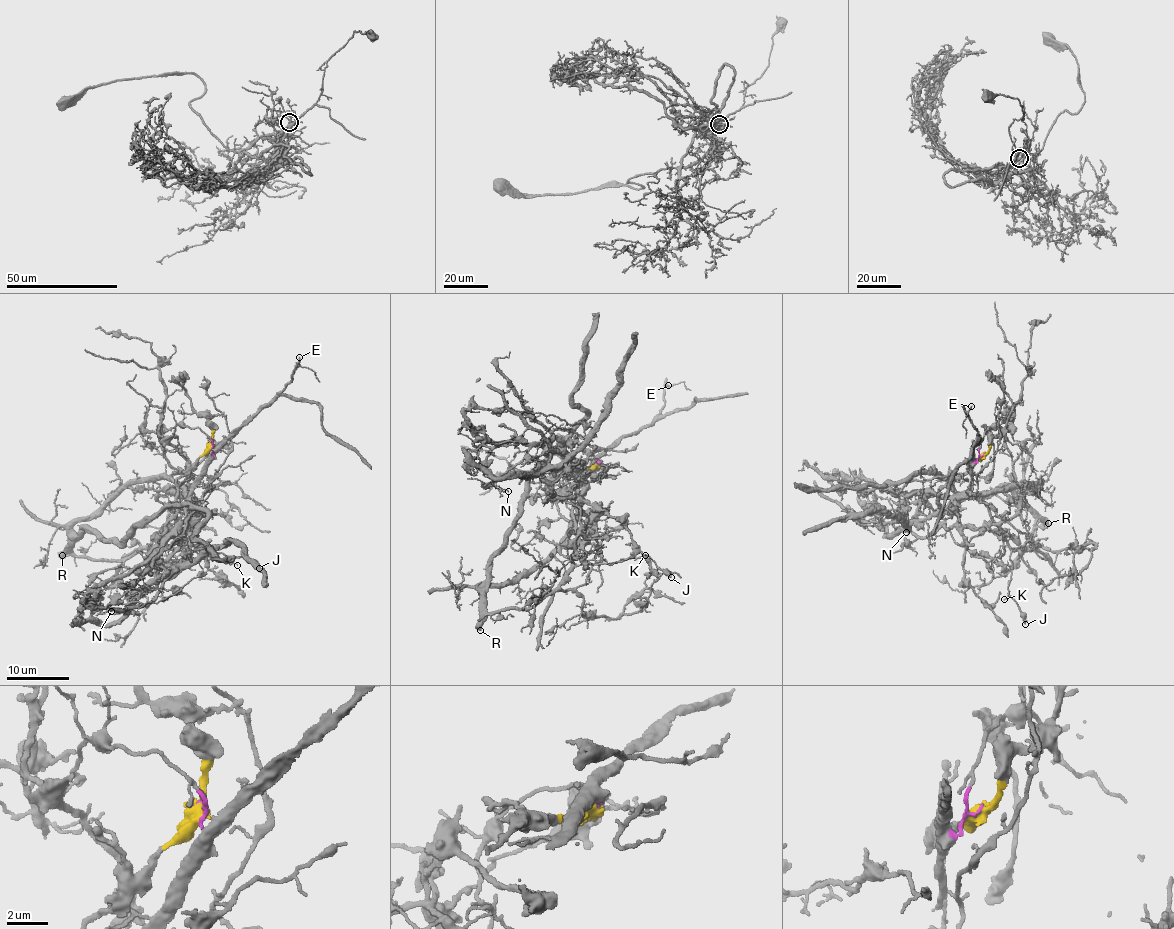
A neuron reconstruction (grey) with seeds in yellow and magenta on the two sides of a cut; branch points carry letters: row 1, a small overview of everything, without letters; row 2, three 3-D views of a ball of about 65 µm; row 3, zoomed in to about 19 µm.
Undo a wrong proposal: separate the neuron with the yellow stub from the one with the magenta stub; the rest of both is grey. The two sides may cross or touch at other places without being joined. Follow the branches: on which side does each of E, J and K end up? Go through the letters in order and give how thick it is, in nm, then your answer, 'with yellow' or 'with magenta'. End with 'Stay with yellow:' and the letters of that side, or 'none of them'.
E: 140 nm | with magenta
J: 220 nm | with magenta
K: 100 nm | with magenta
Stay with yellow: none of them

